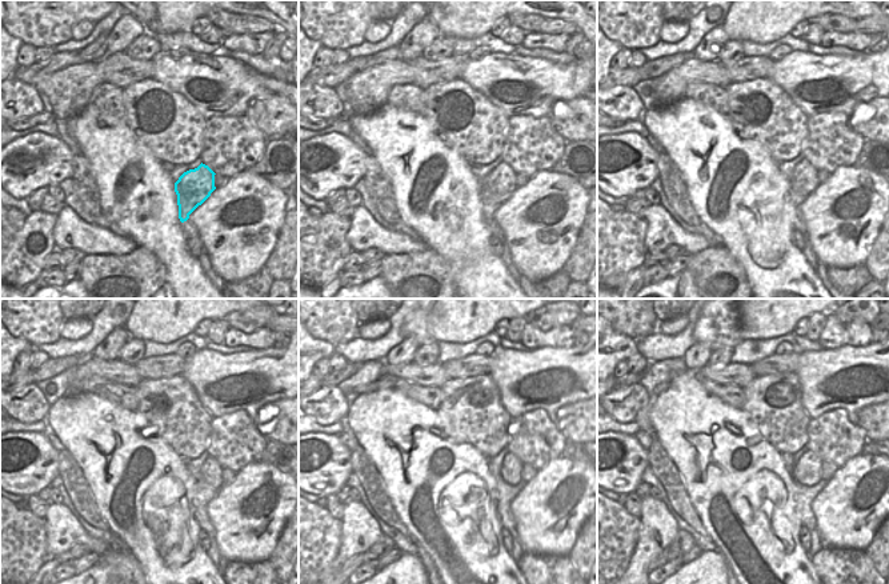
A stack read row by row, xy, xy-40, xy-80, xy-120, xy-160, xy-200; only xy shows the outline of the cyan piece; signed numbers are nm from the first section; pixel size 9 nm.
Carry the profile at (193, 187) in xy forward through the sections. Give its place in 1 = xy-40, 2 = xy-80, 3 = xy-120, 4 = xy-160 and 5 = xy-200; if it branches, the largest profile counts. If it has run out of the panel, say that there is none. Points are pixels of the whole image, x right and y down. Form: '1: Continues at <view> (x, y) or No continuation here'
1: Continues at xy-40 (496, 187)
2: Continues at xy-80 (804, 180)
3: Continues at xy-120 (211, 471)
4: Continues at xy-160 (511, 470)
5: Continues at xy-200 (808, 471).

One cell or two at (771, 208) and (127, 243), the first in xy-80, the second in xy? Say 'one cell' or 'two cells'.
two cells

